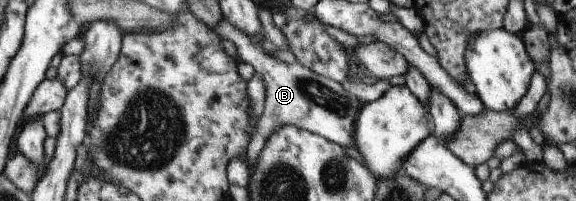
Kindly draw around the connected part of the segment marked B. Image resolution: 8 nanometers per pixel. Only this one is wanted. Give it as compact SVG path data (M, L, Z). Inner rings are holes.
M222 18L221 21L217 21L217 25L211 31L220 40L227 39L235 45L238 59L251 65L264 85L263 110L247 145L246 167L248 170L255 165L259 151L265 145L265 139L269 137L269 133L281 125L293 125L297 129L317 134L336 145L353 147L353 125L362 104L355 95L345 91L339 83L313 73L301 63L282 63L264 50L261 44L251 43L251 37L235 29L227 19Z

